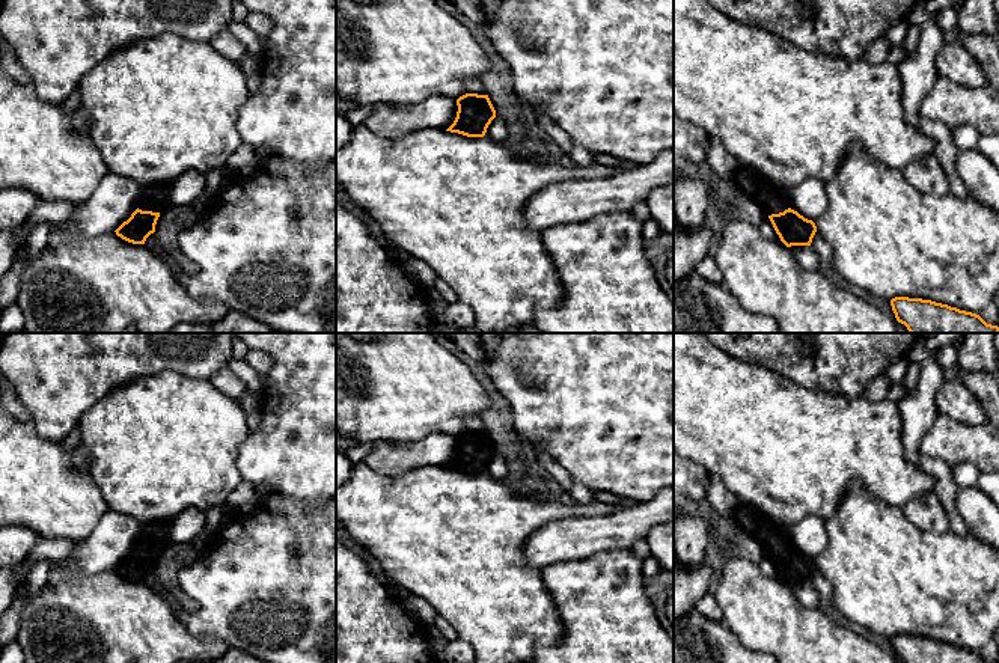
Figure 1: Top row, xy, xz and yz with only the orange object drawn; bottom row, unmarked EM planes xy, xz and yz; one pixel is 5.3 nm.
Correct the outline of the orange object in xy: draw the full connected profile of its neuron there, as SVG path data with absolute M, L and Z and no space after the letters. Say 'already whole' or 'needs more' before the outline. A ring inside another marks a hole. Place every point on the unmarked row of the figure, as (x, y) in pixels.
needs more; M167 521L143 526L139 545L115 568L116 573L133 582L145 582L155 570L160 551L169 544L169 529Z

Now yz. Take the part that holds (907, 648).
already whole; M895 634L891 643L904 663L991 663L976 651L931 637Z

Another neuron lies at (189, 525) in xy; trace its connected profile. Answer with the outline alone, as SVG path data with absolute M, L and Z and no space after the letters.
M188 508L170 521L169 544L191 544L205 529L205 511Z

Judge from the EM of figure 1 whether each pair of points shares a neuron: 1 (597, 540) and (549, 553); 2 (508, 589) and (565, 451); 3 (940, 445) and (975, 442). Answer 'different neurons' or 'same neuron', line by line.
1: same neuron
2: different neurons
3: same neuron

